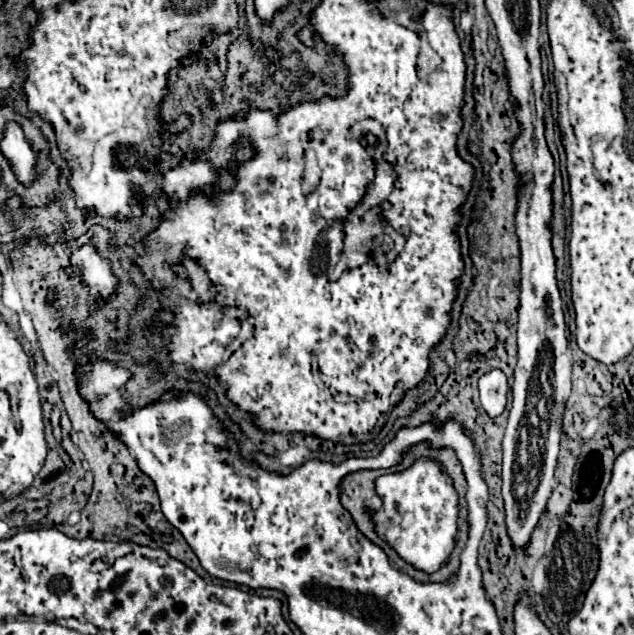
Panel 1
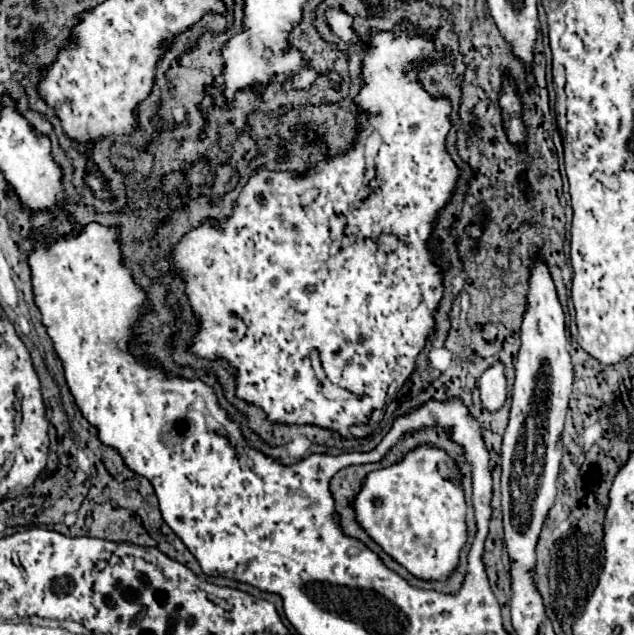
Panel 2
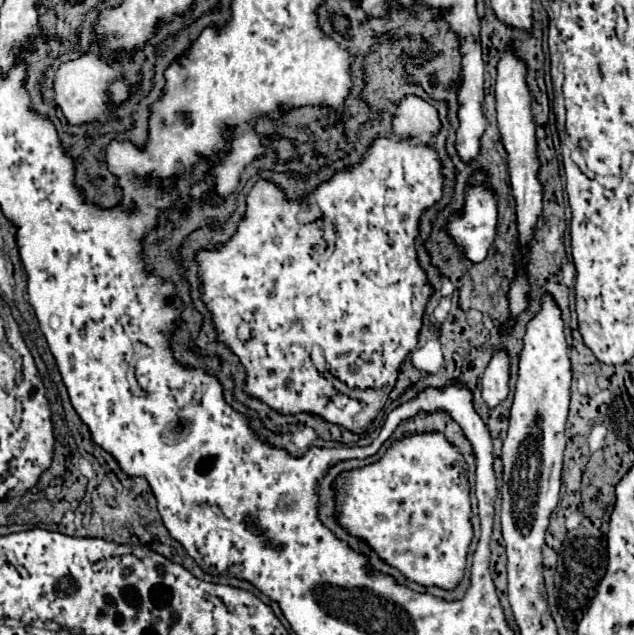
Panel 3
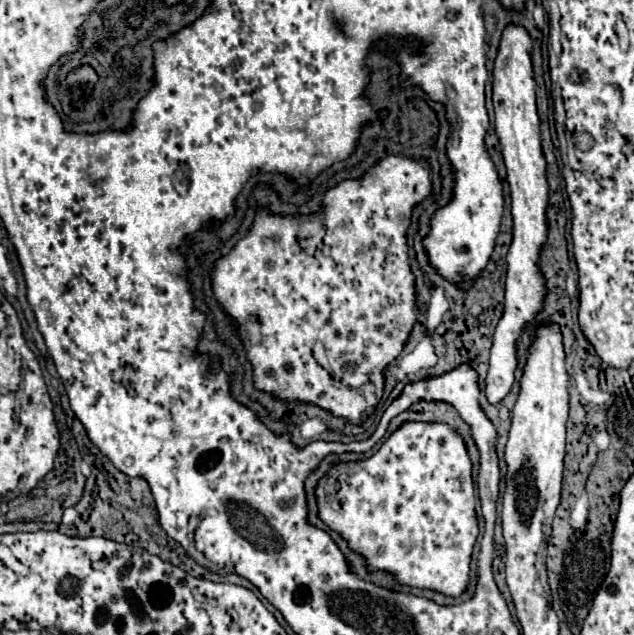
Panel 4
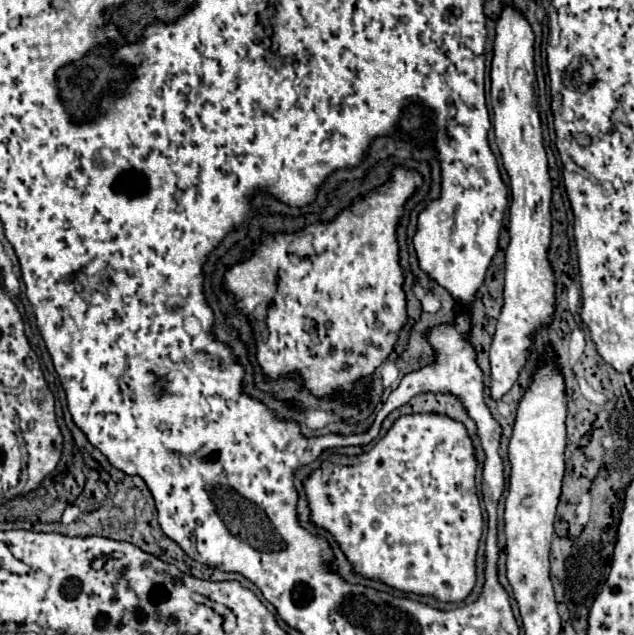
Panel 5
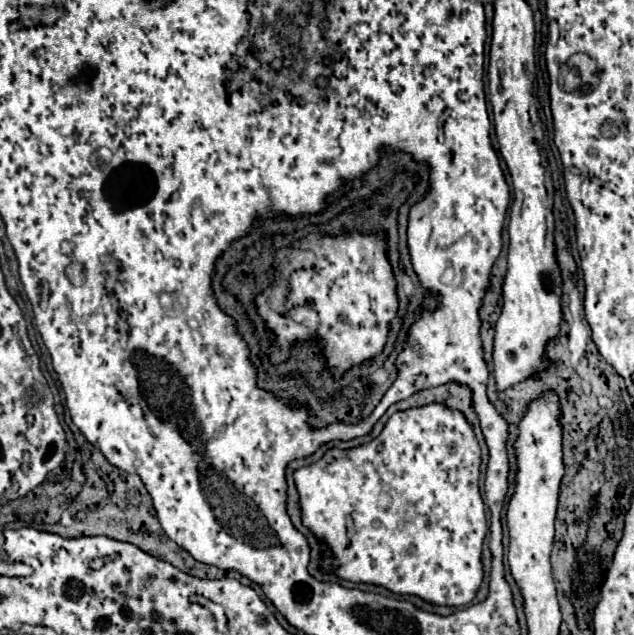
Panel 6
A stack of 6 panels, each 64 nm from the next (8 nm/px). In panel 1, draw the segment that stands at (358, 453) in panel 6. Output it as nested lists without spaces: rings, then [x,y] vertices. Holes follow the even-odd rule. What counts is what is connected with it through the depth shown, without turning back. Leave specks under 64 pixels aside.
[[[420,458],[402,472],[378,476],[374,480],[376,494],[382,498],[382,508],[370,518],[376,534],[396,550],[396,554],[426,574],[440,570],[448,560],[458,540],[458,492],[452,478],[436,460]]]

